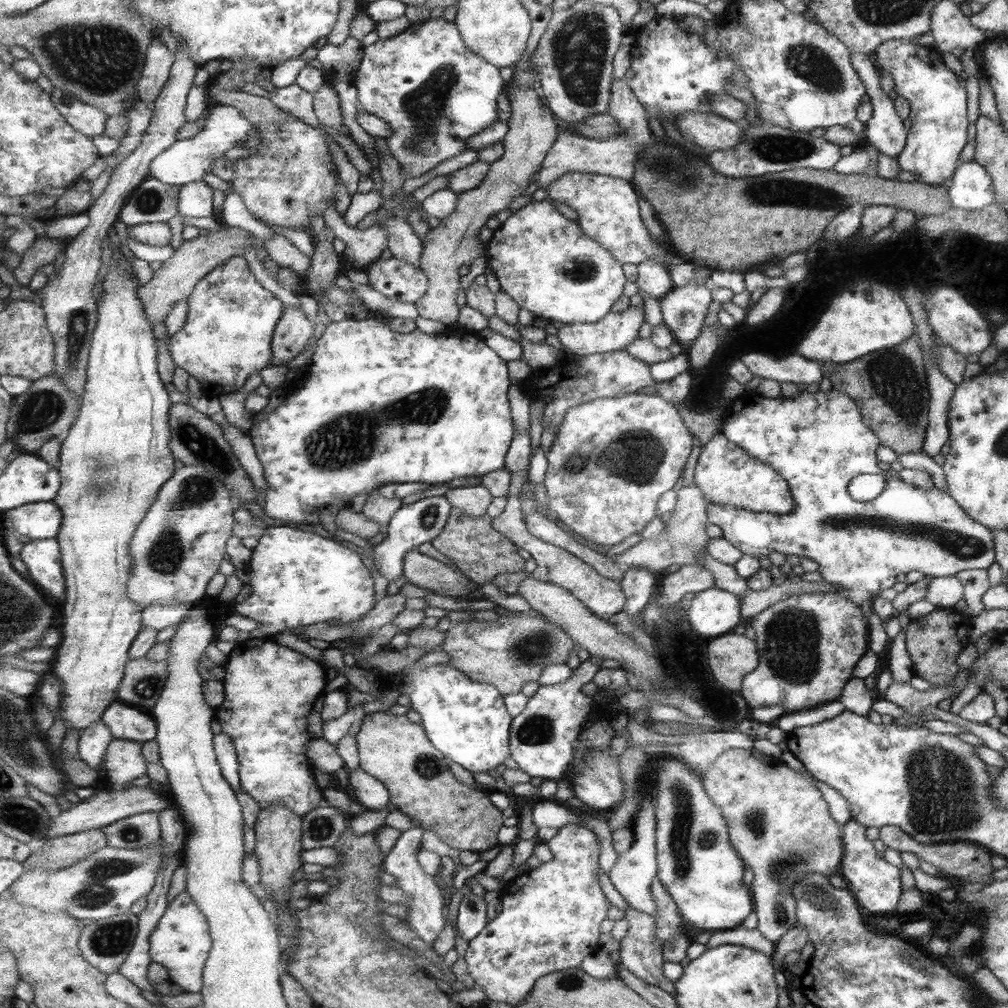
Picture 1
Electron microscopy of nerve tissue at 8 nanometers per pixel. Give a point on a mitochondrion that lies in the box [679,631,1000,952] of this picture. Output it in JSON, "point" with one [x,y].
{"point":[941,786]}

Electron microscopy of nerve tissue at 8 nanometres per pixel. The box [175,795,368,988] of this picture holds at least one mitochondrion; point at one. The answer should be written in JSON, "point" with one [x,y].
{"point":[320,828]}

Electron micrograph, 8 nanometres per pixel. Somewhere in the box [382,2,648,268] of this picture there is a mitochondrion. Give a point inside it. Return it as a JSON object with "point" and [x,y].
{"point":[579,45]}

